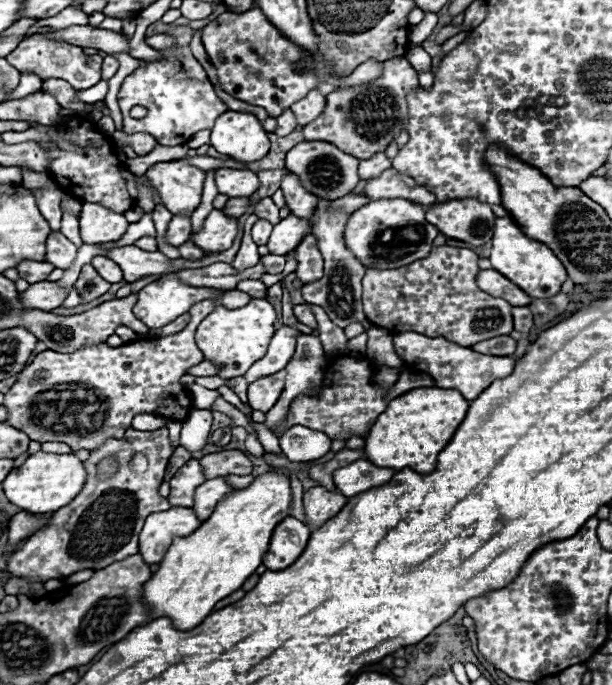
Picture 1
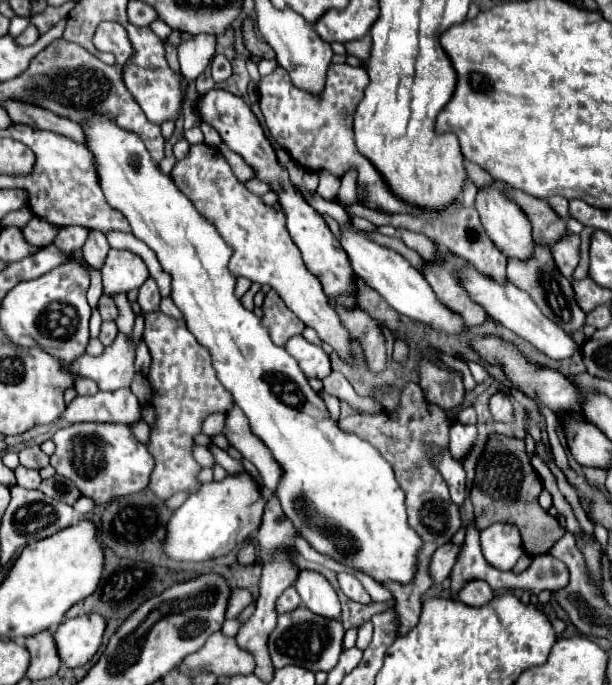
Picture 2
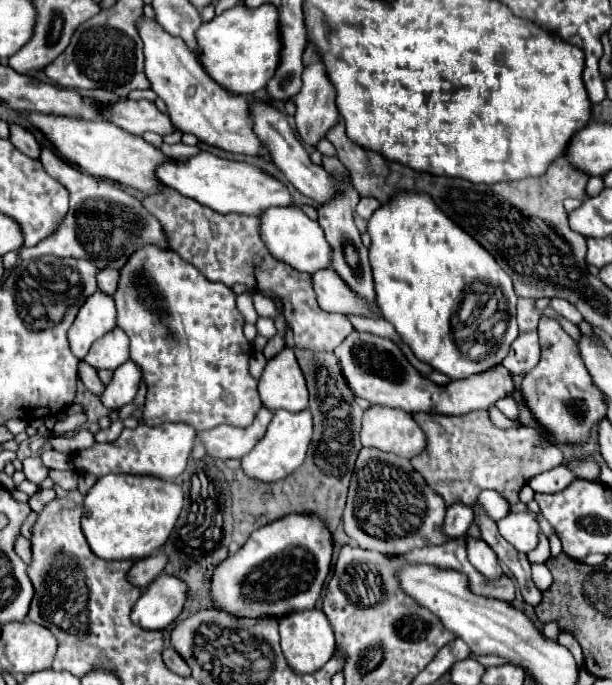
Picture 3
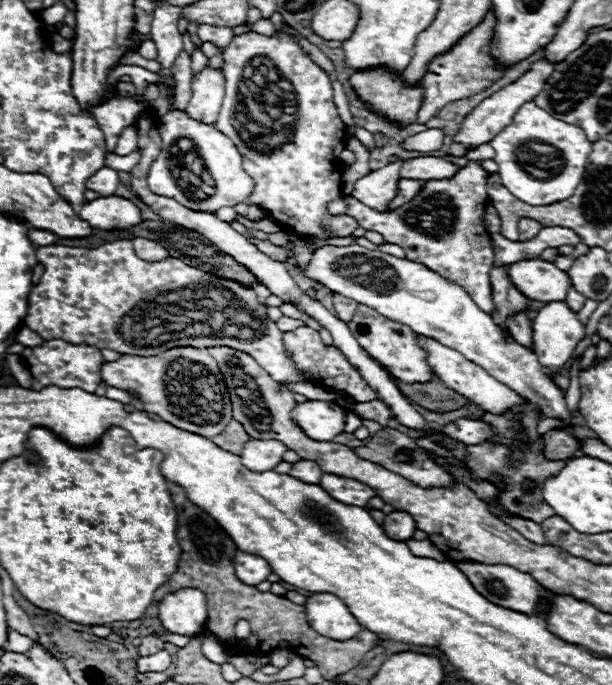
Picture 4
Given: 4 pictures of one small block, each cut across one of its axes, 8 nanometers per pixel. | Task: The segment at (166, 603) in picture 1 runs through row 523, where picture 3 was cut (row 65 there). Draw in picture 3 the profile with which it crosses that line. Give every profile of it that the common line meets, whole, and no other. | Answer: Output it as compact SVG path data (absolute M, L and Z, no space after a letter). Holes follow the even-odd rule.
M246 4L234 6L202 24L196 40L200 62L212 80L232 94L254 94L268 84L280 66L282 34L278 8L274 4L262 4L258 8L248 8Z

